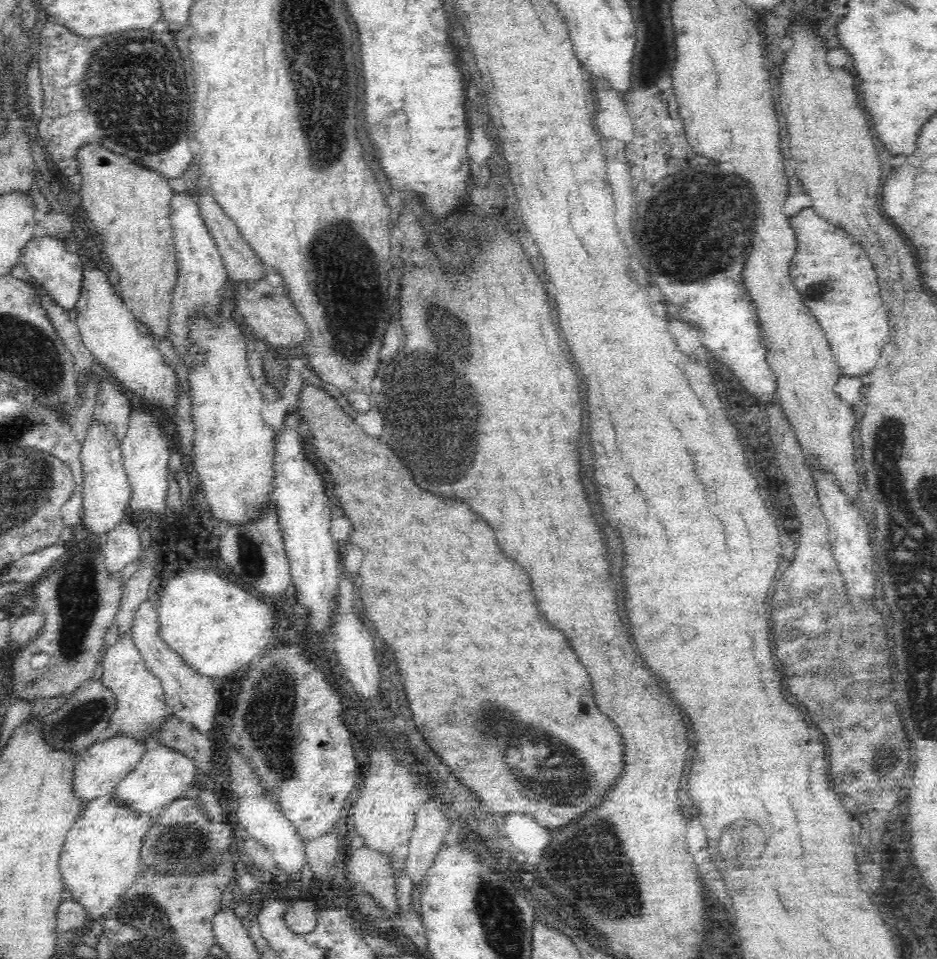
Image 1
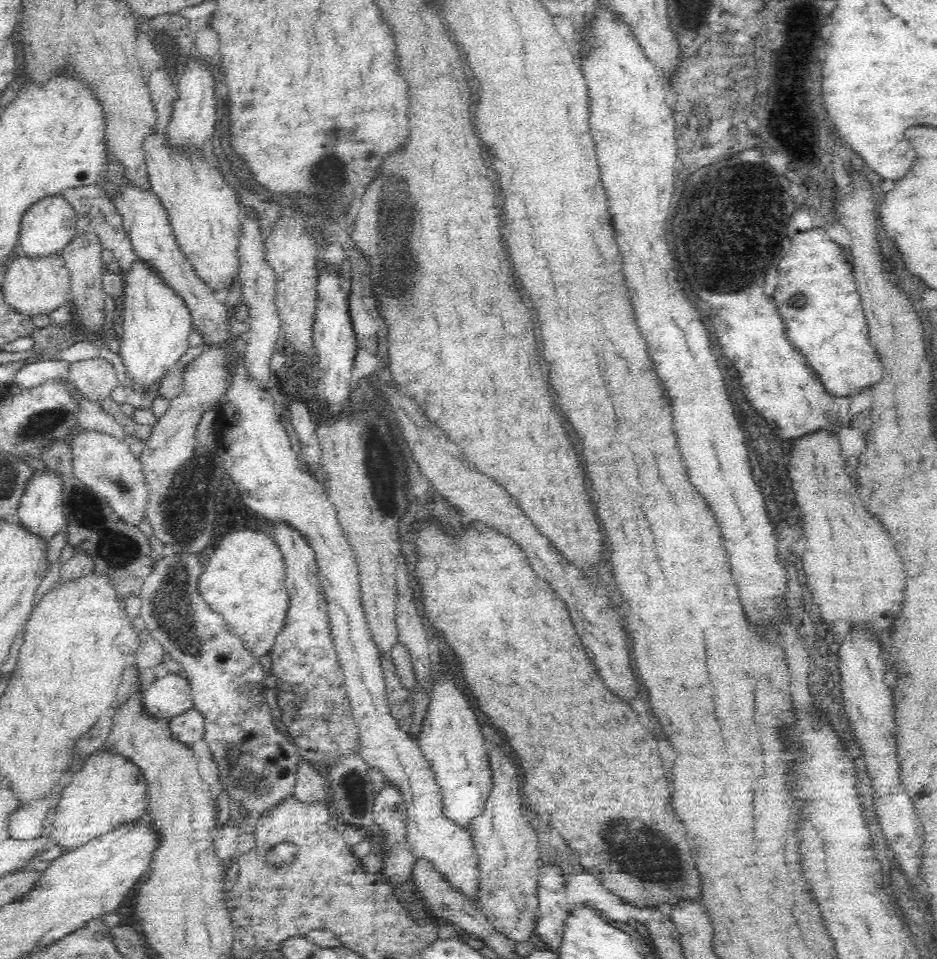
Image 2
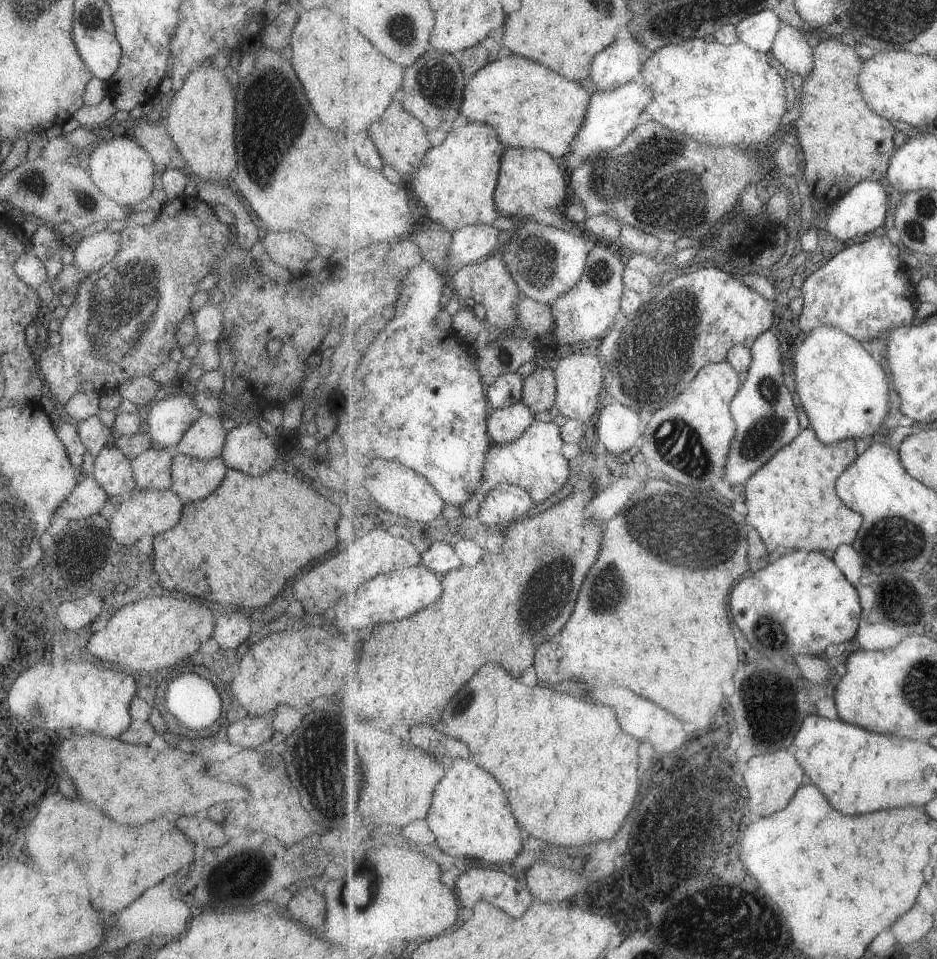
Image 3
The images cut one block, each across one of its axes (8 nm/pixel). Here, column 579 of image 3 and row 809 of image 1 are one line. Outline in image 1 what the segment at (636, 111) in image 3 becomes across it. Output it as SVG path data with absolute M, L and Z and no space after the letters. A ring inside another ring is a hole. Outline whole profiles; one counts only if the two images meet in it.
M156 744L148 748L141 762L138 762L138 765L126 775L126 778L116 785L114 793L117 798L128 802L133 810L150 814L155 809L165 808L173 800L183 796L185 790L193 786L198 774L198 768L190 756L182 755L182 752L174 748Z

